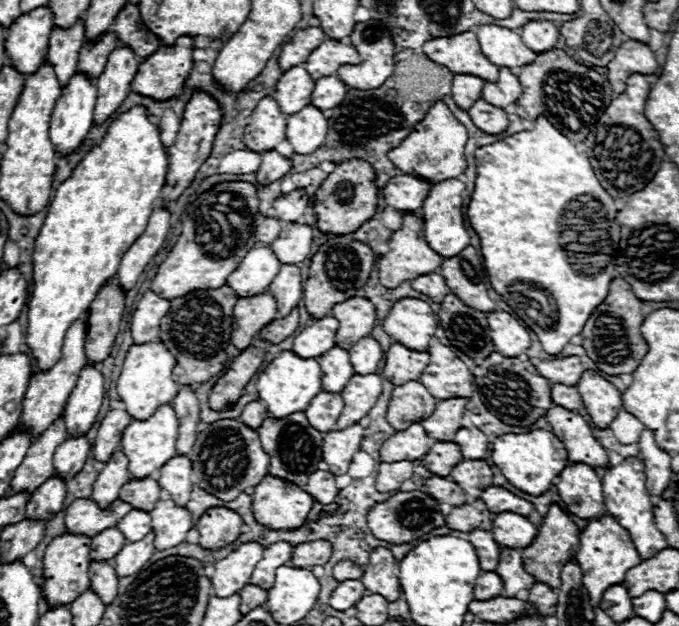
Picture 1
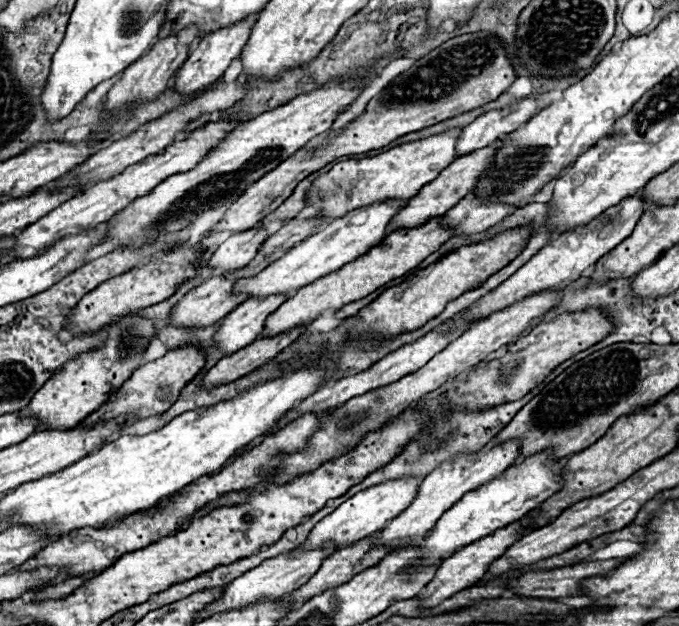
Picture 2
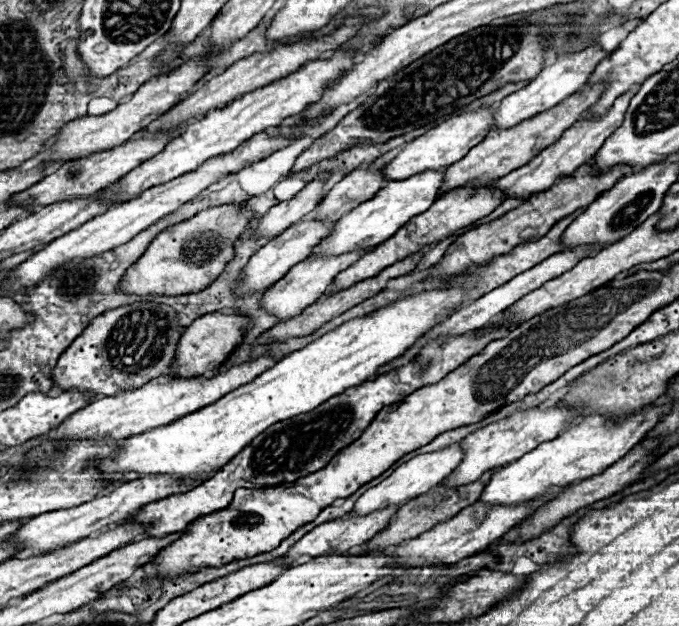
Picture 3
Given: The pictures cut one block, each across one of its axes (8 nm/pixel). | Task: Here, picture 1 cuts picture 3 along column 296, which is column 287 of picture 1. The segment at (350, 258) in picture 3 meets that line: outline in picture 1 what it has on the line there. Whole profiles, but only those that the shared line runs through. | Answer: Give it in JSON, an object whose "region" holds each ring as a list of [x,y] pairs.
{"region":[[[282,264],[278,276],[270,282],[270,294],[276,298],[278,314],[288,316],[302,298],[302,276],[296,264]]]}

